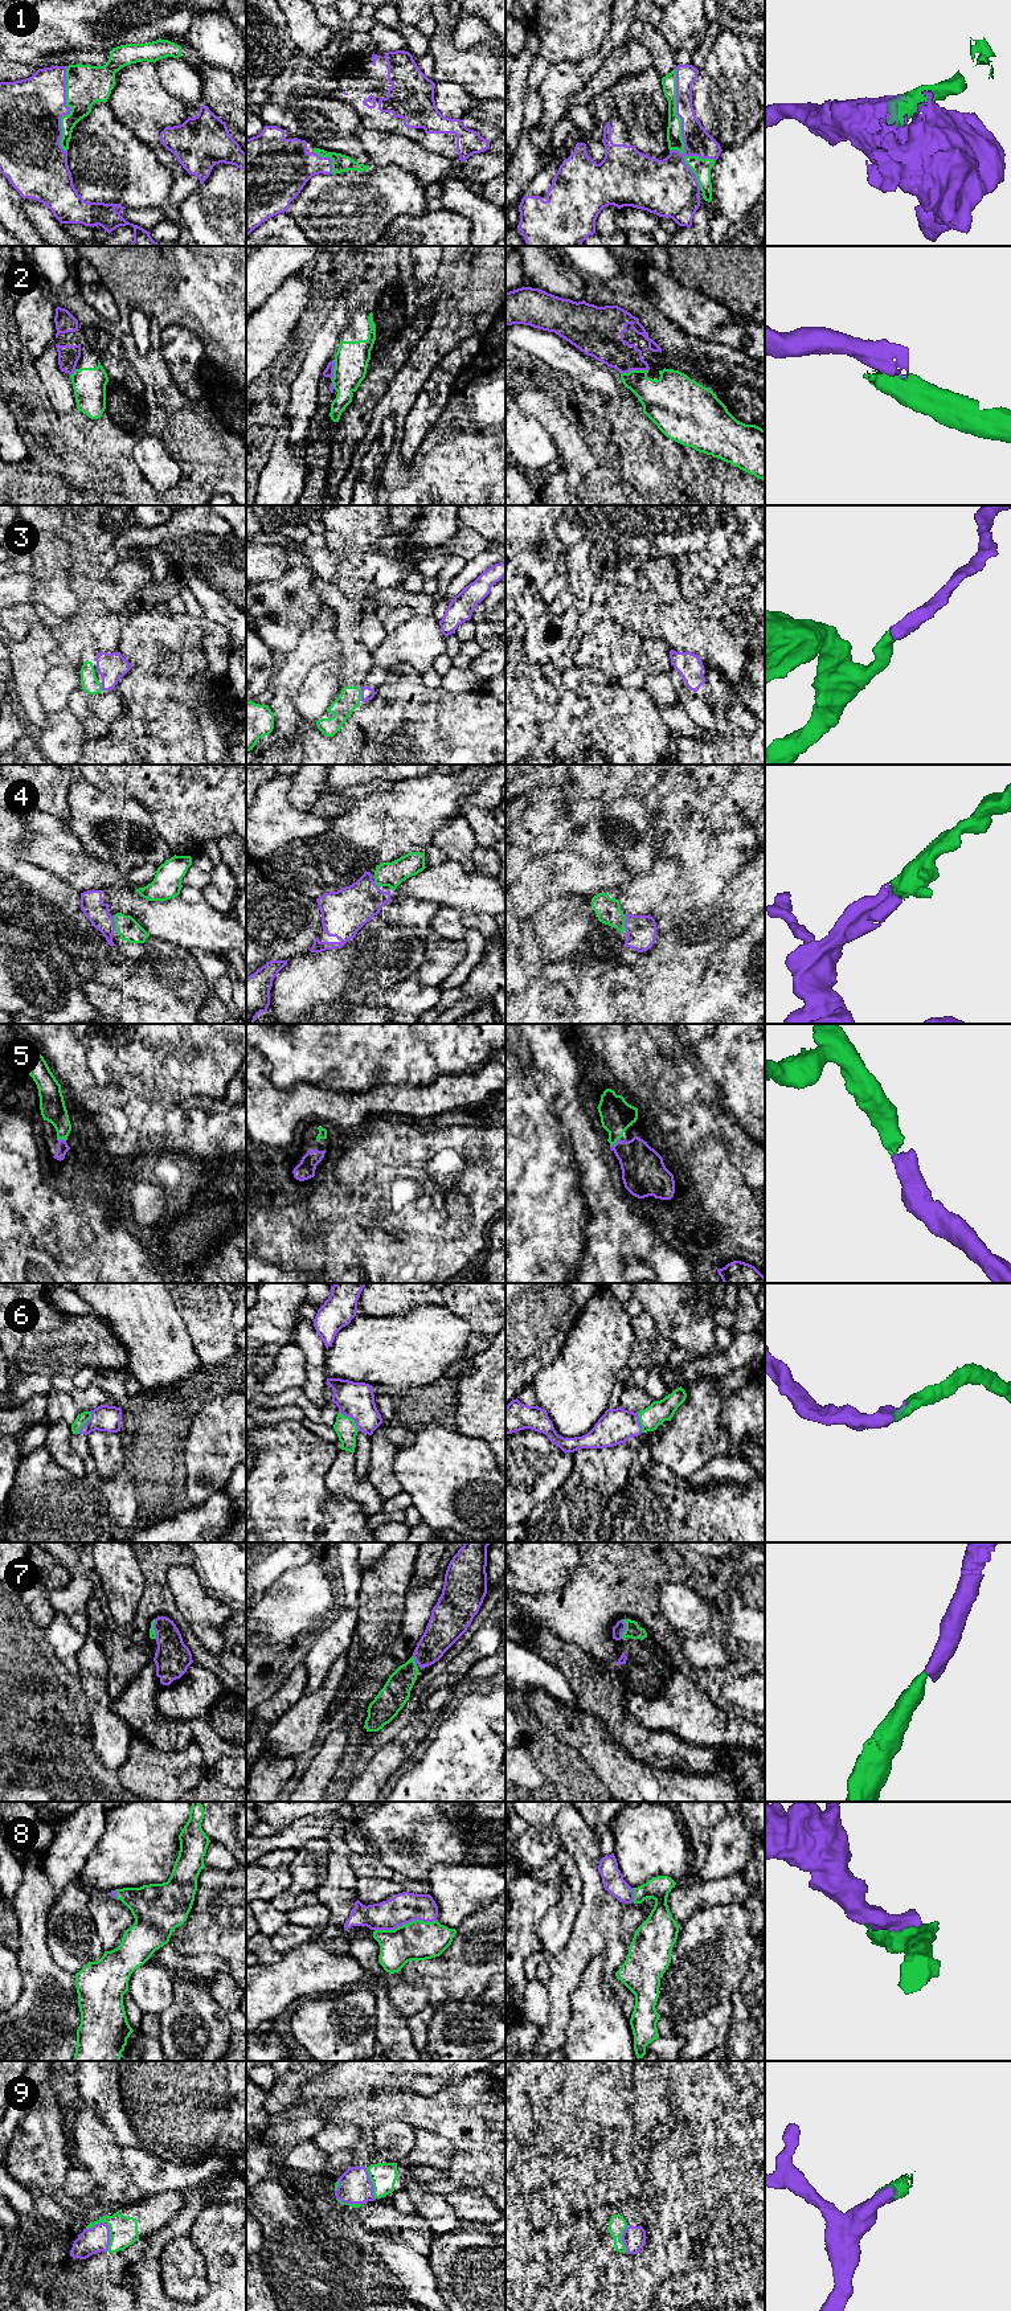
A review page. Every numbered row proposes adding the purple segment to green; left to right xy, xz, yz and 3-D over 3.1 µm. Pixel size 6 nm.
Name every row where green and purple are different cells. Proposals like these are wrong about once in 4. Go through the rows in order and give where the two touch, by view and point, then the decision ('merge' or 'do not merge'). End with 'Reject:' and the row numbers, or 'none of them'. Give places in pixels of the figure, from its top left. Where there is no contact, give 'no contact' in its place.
1: meets green in yz at (680, 130); merge
2: meets green in yz at (633, 371); do not merge
3: meets green in xz at (360, 695); merge
4: meets green in yz at (623, 922); merge
5: meets green in yz at (614, 1143); merge
6: meets green in xz at (351, 1418); merge
7: meets green in yz at (626, 1629); merge
8: meets green in xz at (405, 1924); merge
9: meets green in xy at (109, 2226); merge
Reject: 2

